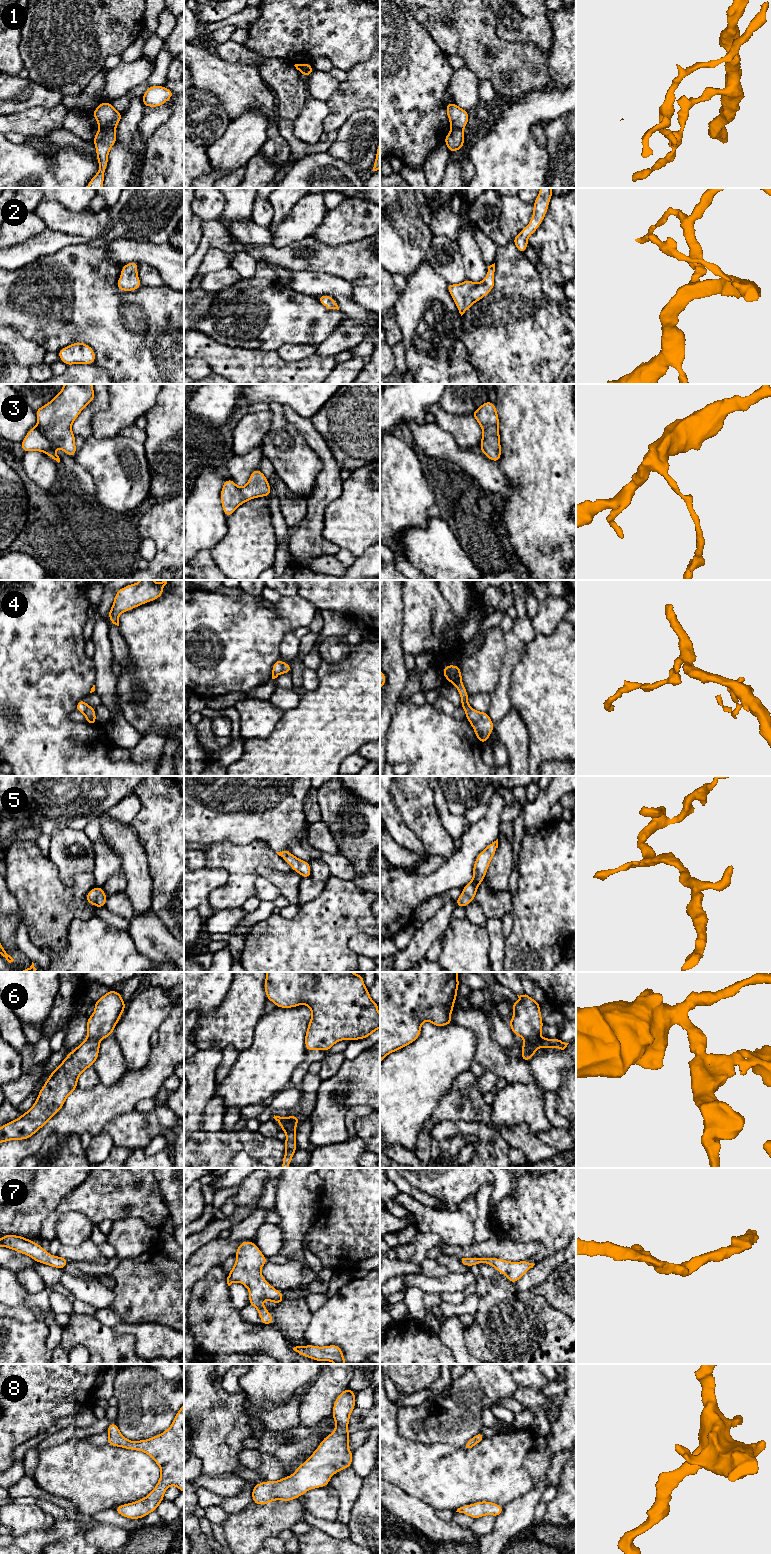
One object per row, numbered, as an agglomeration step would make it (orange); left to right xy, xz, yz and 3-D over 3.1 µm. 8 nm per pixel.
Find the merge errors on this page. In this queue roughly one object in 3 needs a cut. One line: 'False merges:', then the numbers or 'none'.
False merges: 1, 4, 6

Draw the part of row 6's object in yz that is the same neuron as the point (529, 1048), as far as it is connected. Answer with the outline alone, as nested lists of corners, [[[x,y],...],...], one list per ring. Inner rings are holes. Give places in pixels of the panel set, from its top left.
[[[539,1037],[522,1044],[521,1059],[528,1062],[540,1047],[558,1048],[564,1050],[569,1043],[562,1042],[559,1038],[549,1039]]]

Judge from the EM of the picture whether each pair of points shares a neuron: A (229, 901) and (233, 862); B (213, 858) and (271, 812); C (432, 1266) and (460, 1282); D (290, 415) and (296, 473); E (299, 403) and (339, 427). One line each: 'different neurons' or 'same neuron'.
A: same neuron
B: different neurons
C: different neurons
D: different neurons
E: different neurons

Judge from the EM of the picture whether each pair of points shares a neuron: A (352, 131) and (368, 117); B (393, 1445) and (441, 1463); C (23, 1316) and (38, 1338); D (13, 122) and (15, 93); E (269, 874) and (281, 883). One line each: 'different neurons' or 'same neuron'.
A: same neuron
B: same neuron
C: different neurons
D: different neurons
E: same neuron

